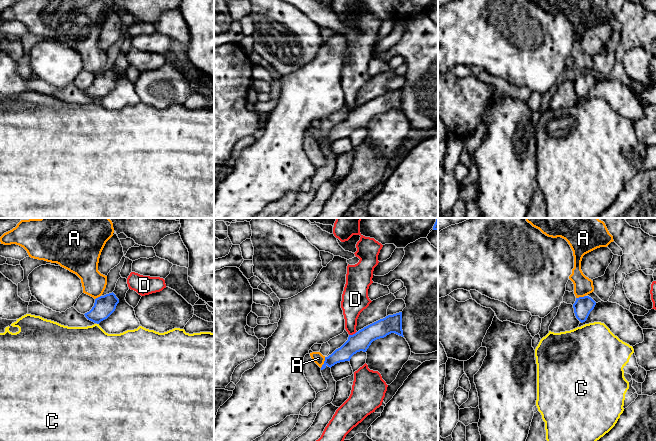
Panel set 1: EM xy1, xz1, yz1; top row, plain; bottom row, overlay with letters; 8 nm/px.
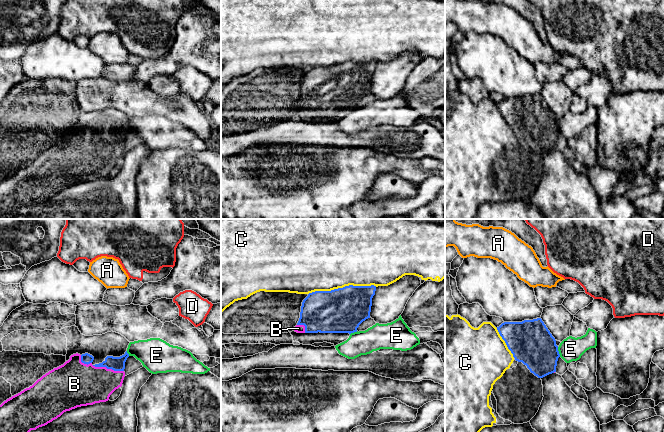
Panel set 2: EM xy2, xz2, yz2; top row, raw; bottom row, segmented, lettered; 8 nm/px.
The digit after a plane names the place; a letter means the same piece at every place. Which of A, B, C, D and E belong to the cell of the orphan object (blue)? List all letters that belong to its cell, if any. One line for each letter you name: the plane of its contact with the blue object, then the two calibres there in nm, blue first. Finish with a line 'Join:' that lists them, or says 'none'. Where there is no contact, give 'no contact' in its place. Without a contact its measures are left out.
B: xy2 | 110/320 nm
Join: B

